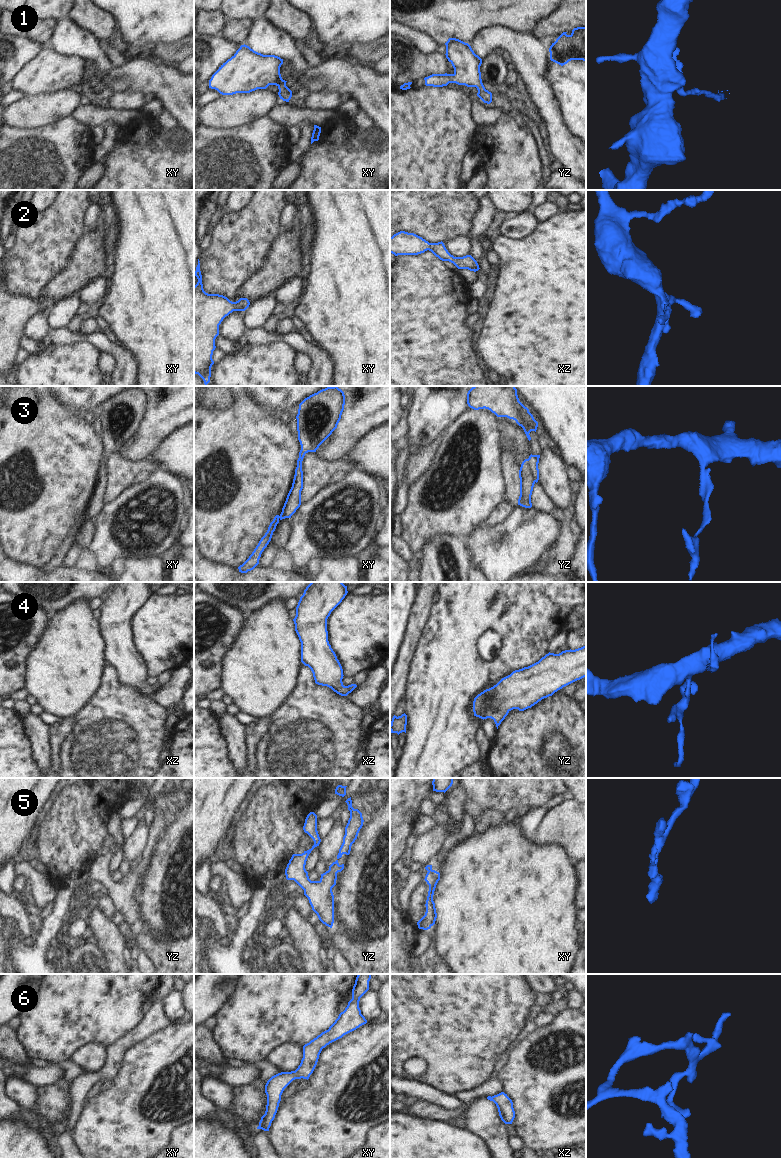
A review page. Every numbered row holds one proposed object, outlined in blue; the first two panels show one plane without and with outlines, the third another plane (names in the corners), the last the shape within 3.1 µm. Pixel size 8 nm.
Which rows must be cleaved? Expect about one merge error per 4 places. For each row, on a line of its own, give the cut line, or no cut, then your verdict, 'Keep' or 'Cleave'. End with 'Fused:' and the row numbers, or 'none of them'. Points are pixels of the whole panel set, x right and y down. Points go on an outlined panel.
1: No split. Keep
2: No split. Keep
3: Split along yz (527, 459), (535, 481). Cleave
4: No split. Keep
5: No split. Keep
6: No split. Keep
Fused: 3.

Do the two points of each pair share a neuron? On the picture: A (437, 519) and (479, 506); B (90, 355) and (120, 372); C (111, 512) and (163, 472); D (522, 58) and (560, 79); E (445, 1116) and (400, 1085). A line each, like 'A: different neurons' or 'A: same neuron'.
A: same neuron
B: different neurons
C: same neuron
D: different neurons
E: different neurons

